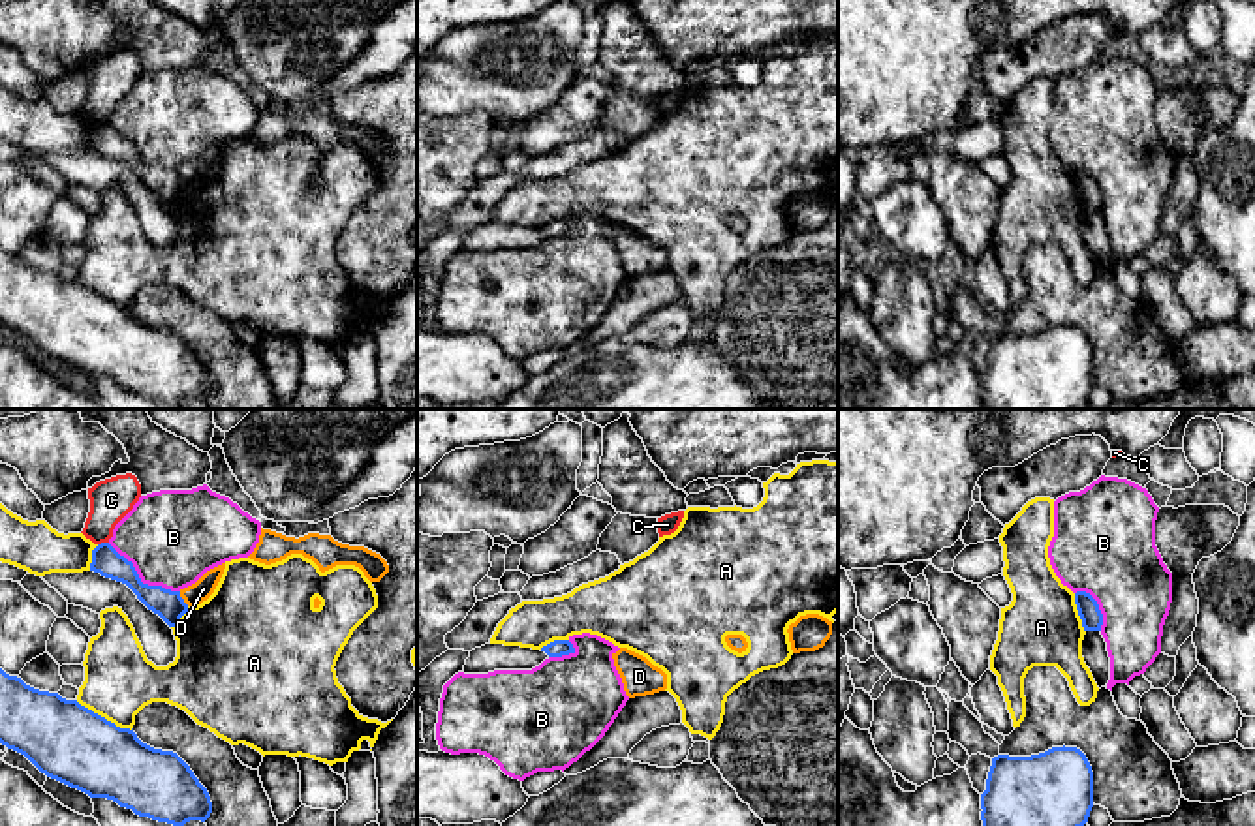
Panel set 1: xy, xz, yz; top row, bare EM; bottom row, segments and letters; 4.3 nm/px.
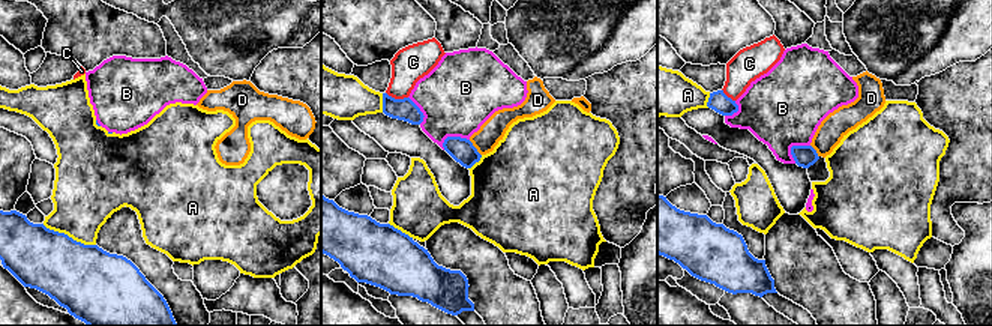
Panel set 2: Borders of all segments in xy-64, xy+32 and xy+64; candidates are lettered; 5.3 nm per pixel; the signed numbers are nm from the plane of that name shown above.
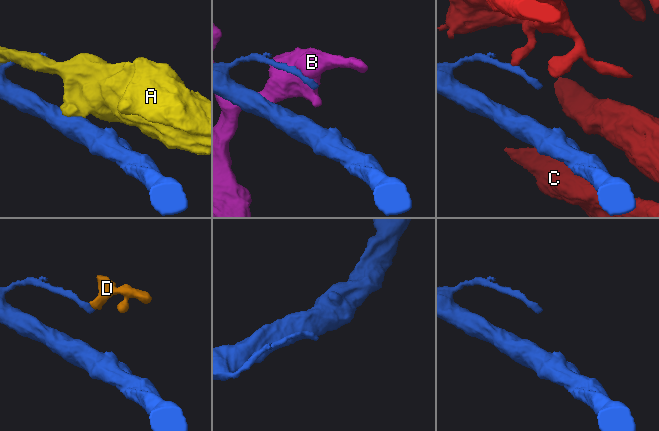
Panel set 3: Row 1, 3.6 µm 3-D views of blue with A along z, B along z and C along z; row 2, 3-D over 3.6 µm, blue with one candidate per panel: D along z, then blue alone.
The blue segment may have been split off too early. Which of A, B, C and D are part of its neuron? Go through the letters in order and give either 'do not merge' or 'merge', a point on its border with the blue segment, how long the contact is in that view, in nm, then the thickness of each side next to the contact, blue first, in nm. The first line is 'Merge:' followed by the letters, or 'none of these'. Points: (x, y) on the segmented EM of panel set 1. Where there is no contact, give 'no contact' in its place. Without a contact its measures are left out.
Merge: none of these
A: do not merge; contact xy (104, 718); length 280 nm; calibres 340 and 300 nm
B: do not merge; contact xy (139, 579); length 380 nm; calibres 120 and 400 nm
C: do not merge; contact xy (102, 543); length 50 nm; calibres 120 and 180 nm
D: do not merge; contact xy (183, 599); length 80 nm; calibres 120 and 90 nm

